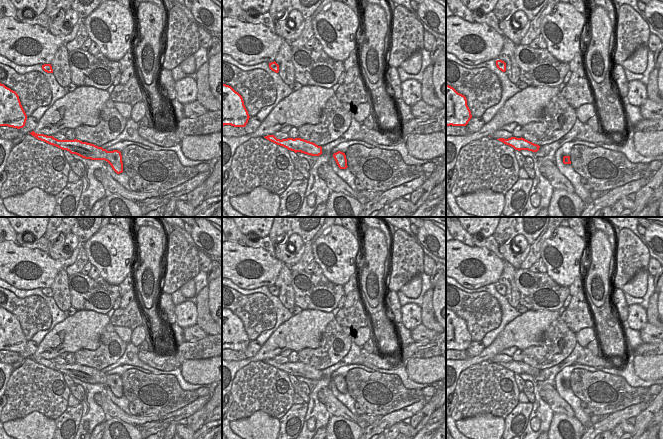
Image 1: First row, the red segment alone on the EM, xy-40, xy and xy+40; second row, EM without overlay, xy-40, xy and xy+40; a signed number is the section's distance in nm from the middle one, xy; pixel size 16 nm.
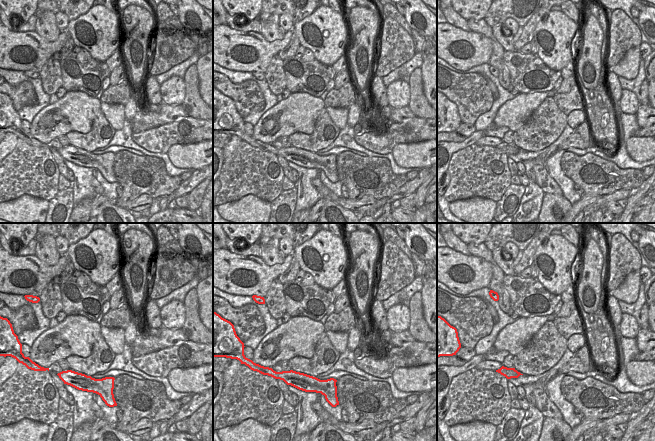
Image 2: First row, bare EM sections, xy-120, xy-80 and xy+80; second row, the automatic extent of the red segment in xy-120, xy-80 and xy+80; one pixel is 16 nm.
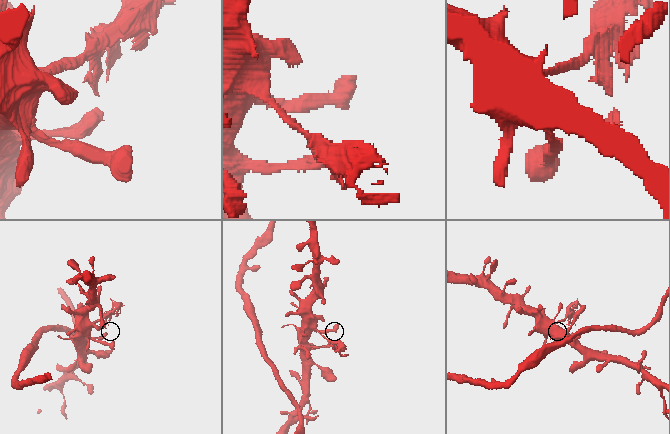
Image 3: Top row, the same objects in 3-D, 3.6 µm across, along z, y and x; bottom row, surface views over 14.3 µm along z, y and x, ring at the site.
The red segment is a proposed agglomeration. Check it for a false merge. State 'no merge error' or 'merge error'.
merge error

